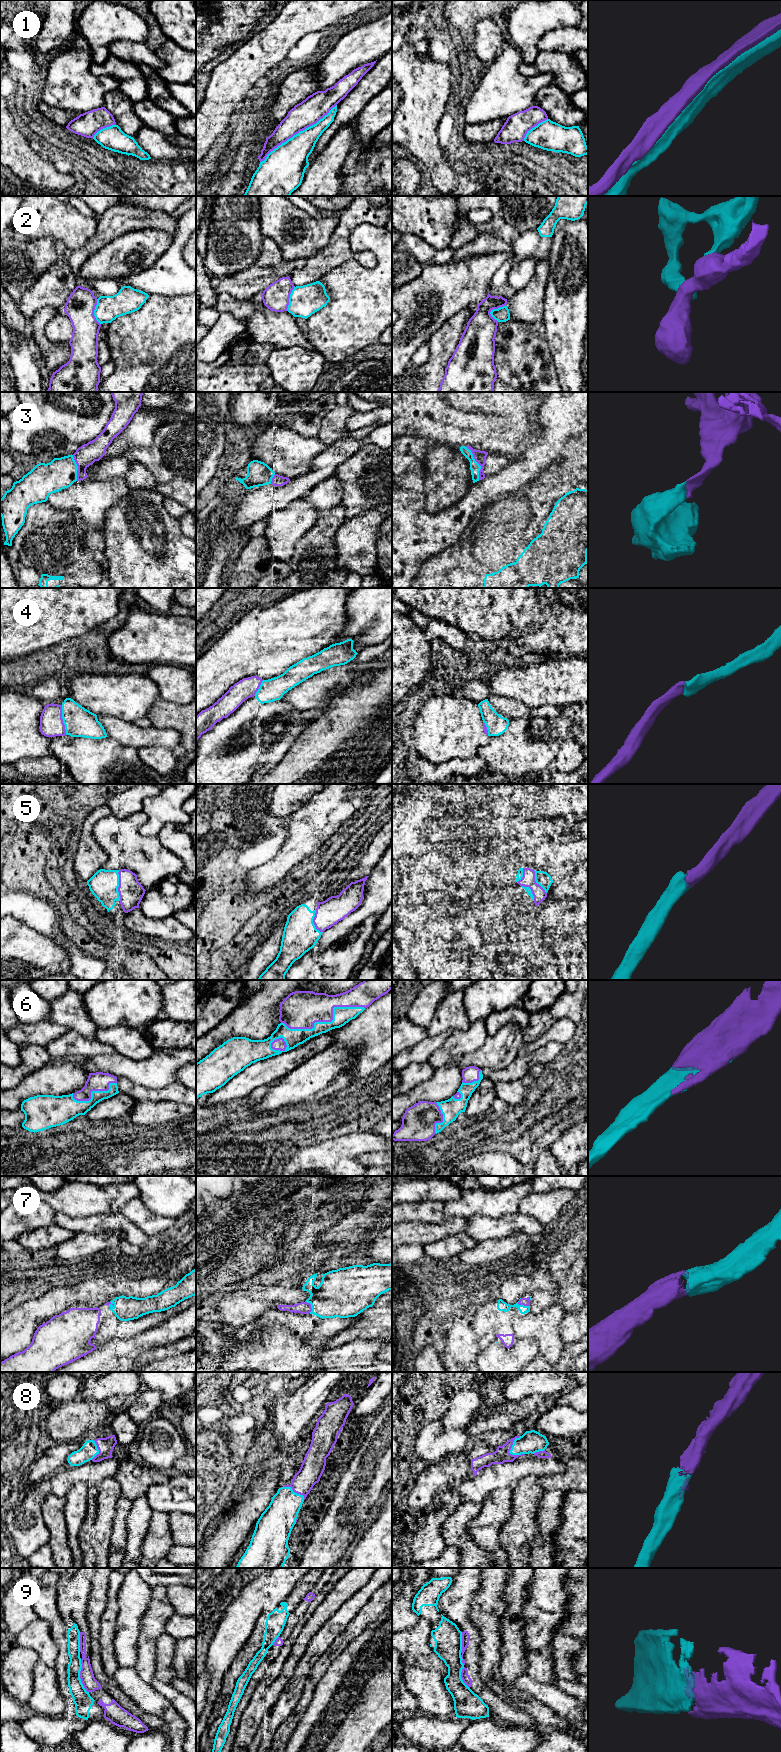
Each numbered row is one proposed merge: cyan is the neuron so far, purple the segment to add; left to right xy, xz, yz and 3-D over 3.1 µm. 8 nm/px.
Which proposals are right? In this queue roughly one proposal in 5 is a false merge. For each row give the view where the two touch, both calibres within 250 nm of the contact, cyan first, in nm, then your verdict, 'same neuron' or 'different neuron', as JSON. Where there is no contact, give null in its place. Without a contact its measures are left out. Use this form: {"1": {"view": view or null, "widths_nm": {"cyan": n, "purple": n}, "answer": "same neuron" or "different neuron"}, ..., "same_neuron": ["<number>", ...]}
{"1": {"view": "xz", "widths_nm": {"cyan": 300, "purple": 200}, "answer": "different neuron"}, "2": {"view": "yz", "widths_nm": {"cyan": 120, "purple": 260}, "answer": "different neuron"}, "3": {"view": "yz", "widths_nm": {"cyan": 80, "purple": 100}, "answer": "same neuron"}, "4": {"view": "xy", "widths_nm": {"cyan": 240, "purple": 190}, "answer": "same neuron"}, "5": {"view": "xy", "widths_nm": {"cyan": 220, "purple": 200}, "answer": "same neuron"}, "6": {"view": "xz", "widths_nm": {"cyan": 140, "purple": 300}, "answer": "same neuron"}, "7": {"view": "yz", "widths_nm": {"cyan": 80, "purple": 60}, "answer": "same neuron"}, "8": {"view": "yz", "widths_nm": {"cyan": 180, "purple": 120}, "answer": "same neuron"}, "9": {"view": "xy", "widths_nm": {"cyan": 150, "purple": 120}, "answer": "same neuron"}, "same_neuron": ["3", "4", "5", "6", "7", "8", "9"]}

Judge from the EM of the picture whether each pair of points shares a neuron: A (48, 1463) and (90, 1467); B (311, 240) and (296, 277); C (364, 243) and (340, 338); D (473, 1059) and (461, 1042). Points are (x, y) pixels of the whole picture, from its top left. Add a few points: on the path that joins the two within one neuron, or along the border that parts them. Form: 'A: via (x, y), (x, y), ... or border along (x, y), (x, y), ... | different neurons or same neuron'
A: border along (58, 1470), (48, 1478) | different neurons
B: border along (322, 249), (302, 262) | different neurons
C: via (381, 263), (381, 288), (358, 313) | same neuron
D: border along (487, 1038), (476, 1050), (461, 1056) | different neurons

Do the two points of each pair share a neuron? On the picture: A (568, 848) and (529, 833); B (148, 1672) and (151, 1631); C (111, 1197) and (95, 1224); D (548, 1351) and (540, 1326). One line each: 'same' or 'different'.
A: same
B: same
C: different
D: same

